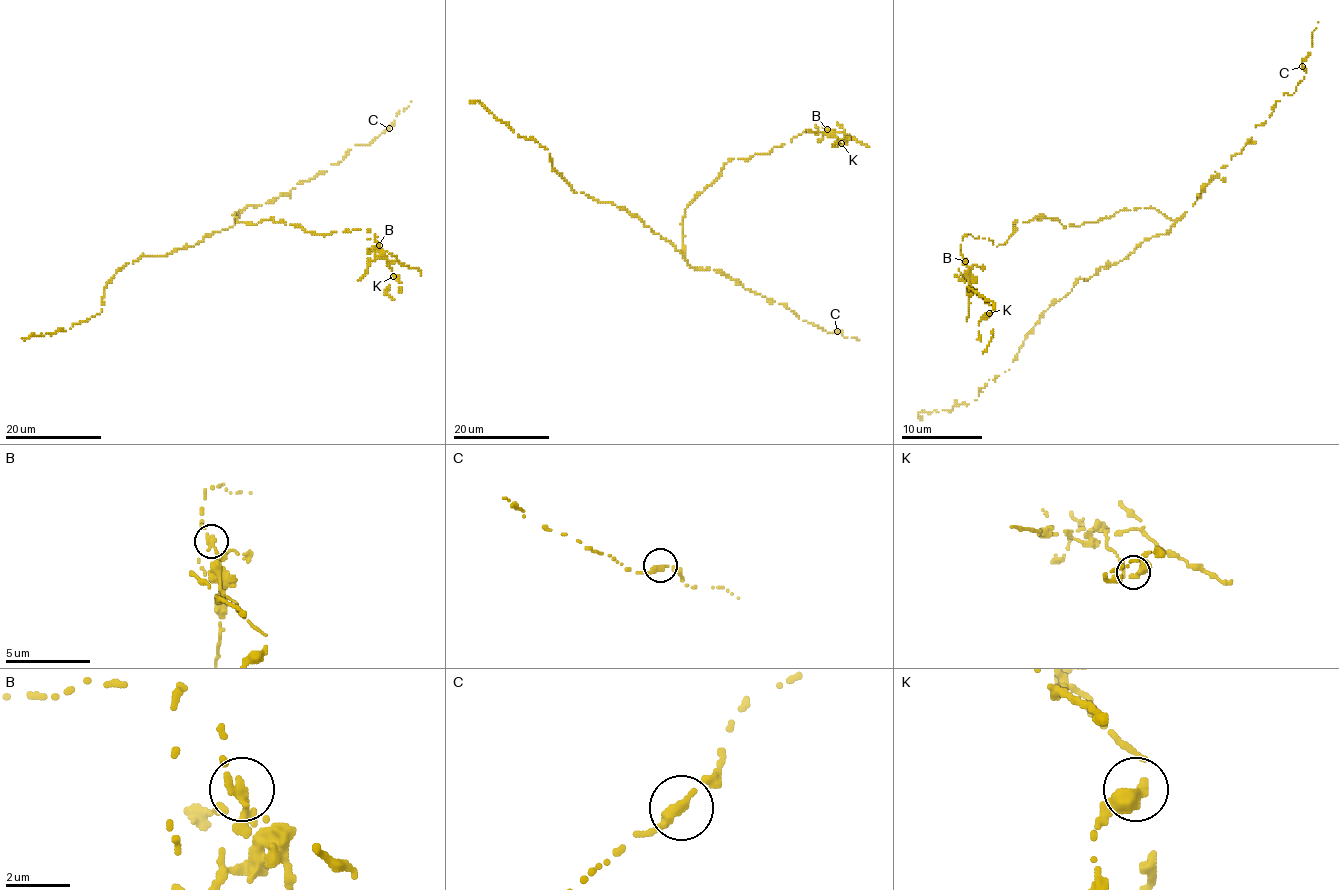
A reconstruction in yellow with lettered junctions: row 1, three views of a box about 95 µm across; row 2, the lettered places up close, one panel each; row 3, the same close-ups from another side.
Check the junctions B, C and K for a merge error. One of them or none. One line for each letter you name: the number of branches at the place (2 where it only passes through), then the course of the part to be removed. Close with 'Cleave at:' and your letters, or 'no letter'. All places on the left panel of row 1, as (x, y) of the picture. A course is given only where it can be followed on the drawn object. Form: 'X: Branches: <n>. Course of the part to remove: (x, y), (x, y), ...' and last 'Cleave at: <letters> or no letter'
B: Branches: 2. Course of the part to remove: (379, 244), (379, 250), (386, 259), (418, 269), (421, 275)
Cleave at: B

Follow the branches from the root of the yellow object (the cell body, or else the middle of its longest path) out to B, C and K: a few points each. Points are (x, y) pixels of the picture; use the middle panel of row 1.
B: (678, 251), (683, 255), (682, 222), (687, 206), (718, 177), (728, 160), (769, 153), (803, 133), (827, 129)
C: (678, 251), (689, 267), (719, 270), (739, 279), (757, 295), (783, 303), (798, 317), (829, 333), (837, 331)
K: (678, 251), (683, 255), (687, 206), (728, 160), (769, 153), (823, 127), (841, 143)

